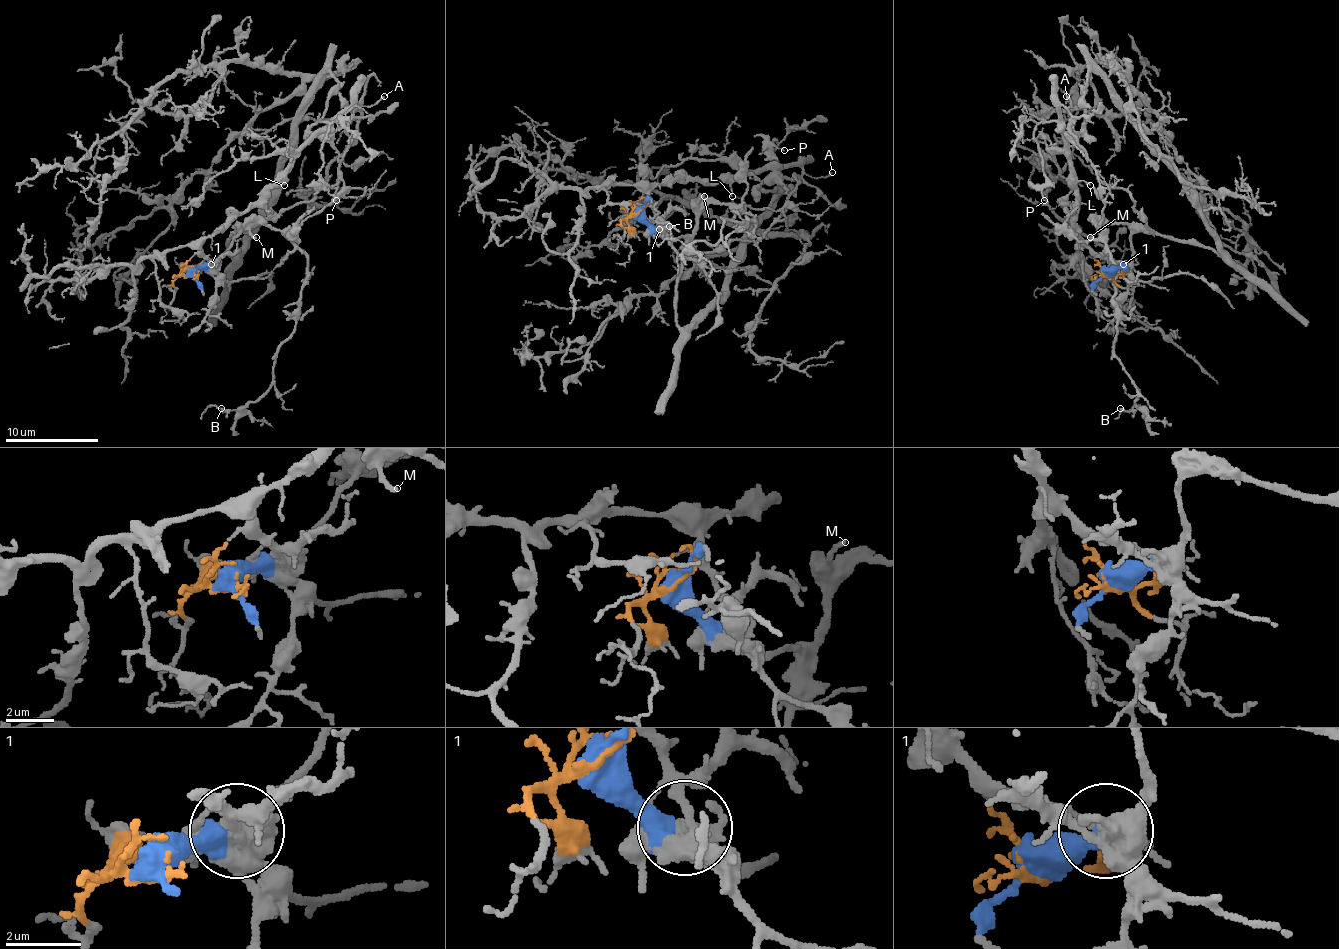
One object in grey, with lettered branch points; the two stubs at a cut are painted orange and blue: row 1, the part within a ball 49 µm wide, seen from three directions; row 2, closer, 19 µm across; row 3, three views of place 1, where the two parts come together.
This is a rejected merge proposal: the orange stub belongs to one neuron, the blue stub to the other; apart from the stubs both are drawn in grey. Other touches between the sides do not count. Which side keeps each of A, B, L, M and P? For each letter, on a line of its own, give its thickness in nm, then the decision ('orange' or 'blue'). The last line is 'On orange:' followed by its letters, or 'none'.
A: 130 nm | orange
B: 160 nm | blue
L: 150 nm | orange
M: 200 nm | blue
P: 120 nm | orange
On orange: A, L, P

